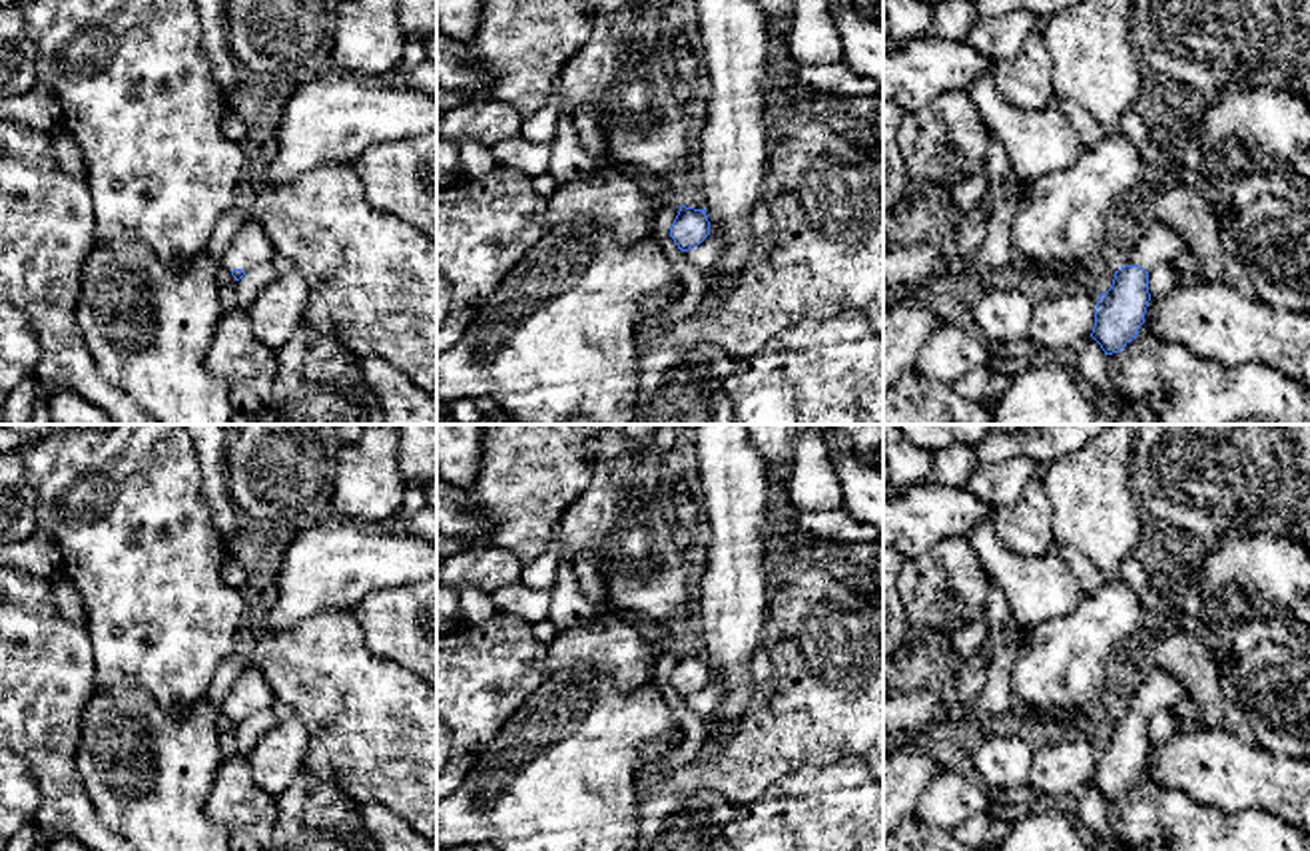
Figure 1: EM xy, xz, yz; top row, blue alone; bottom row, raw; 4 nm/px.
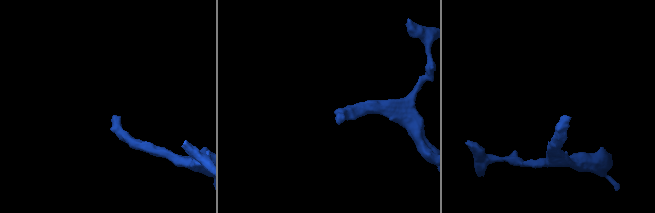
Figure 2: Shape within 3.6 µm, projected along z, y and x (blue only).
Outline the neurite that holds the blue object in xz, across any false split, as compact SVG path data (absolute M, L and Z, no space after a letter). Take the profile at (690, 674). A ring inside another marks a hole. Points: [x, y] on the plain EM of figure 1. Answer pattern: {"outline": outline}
{"outline": "M680 652L680 658L670 674L670 684L678 696L688 698L698 694L710 682L706 656Z"}

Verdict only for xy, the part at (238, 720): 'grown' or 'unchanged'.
grown

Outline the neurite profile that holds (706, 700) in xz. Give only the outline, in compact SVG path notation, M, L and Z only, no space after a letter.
M710 672L710 682L694 696L686 698L686 706L708 719L720 706L726 694L724 678L720 672Z

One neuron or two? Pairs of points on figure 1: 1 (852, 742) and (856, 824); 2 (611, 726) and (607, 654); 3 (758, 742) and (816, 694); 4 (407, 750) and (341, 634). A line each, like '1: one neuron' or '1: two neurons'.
1: two neurons
2: two neurons
3: one neuron
4: one neuron

